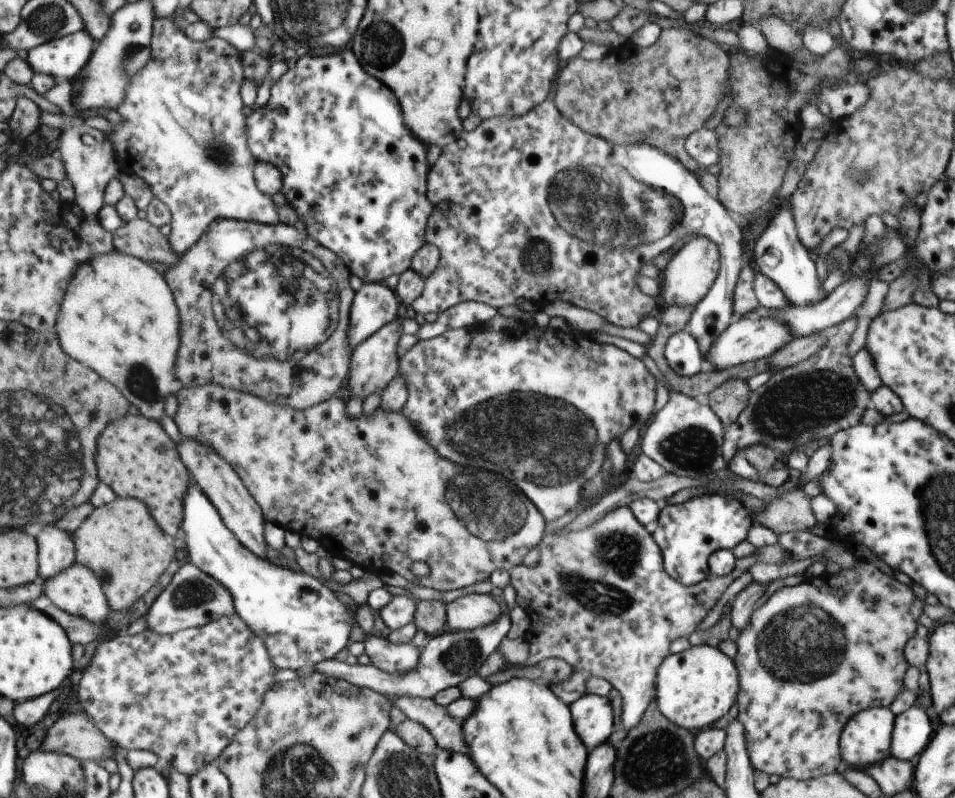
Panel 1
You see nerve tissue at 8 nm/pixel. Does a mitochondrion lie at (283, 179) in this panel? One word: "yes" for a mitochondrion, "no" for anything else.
no

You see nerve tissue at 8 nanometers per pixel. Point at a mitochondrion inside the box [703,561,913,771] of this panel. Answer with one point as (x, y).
(794, 646)

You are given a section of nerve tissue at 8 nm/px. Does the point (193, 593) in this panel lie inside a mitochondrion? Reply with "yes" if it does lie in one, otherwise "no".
yes

